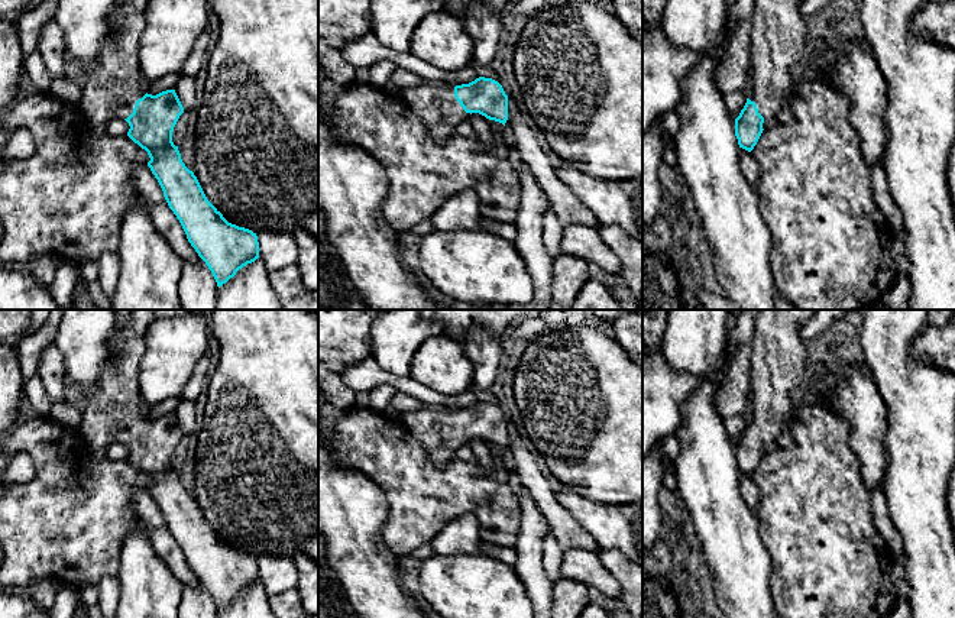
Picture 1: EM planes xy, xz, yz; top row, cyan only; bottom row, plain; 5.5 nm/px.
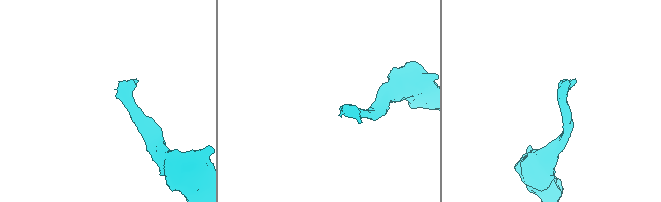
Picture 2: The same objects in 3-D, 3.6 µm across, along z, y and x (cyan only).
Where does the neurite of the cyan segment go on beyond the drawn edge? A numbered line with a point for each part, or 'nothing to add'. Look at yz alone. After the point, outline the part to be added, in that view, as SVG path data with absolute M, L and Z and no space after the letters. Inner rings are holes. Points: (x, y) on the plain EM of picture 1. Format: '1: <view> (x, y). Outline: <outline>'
1: yz (779, 365). Outline: M755 310L752 365L751 365L751 391L748 423L757 428L758 437L767 443L776 443L780 434L797 423L791 421L793 414L800 414L800 386L807 366L806 342L800 337L800 329L815 314L816 310Z

